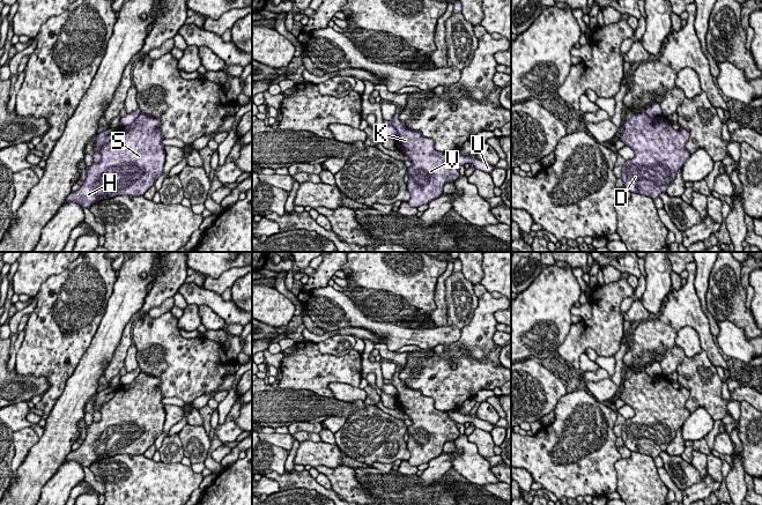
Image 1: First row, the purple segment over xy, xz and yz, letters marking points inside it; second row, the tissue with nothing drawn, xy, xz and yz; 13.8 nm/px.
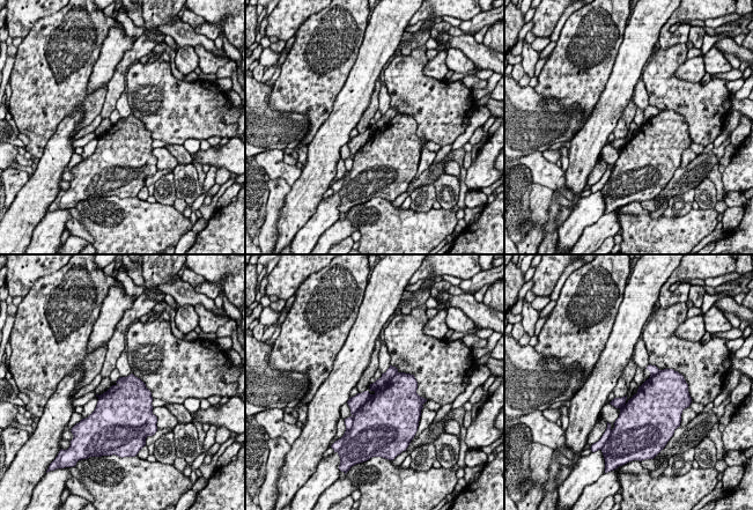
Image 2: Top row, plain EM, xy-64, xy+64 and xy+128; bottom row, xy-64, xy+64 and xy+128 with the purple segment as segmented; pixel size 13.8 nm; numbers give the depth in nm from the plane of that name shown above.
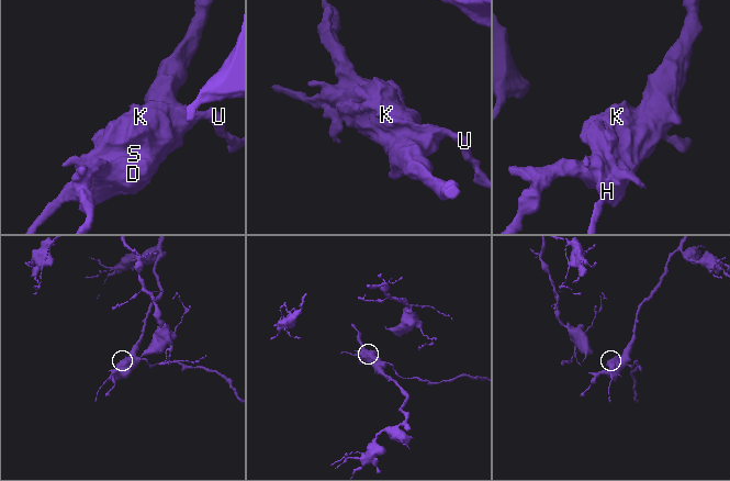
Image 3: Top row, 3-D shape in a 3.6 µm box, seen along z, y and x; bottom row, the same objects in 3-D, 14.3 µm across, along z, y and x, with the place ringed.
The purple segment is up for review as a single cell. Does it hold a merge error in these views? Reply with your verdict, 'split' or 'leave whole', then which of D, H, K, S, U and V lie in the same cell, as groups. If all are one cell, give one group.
split; D H K S V / U

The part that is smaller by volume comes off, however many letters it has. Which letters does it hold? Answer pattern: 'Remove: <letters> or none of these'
Remove: U

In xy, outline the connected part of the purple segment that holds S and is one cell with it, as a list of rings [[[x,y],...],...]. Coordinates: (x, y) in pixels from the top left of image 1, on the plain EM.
[[[140,372],[128,384],[127,388],[119,389],[114,396],[101,408],[101,419],[86,429],[86,438],[76,451],[71,451],[66,461],[76,461],[88,467],[102,458],[117,454],[142,455],[162,435],[165,422],[163,395],[160,379]]]

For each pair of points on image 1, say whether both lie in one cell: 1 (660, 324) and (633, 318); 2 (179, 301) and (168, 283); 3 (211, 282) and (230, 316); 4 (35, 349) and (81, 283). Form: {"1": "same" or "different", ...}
{"1": "different", "2": "different", "3": "different", "4": "same"}

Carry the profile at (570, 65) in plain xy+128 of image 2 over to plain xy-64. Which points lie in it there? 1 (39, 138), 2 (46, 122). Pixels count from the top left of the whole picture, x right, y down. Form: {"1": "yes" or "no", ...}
{"1": "yes", "2": "yes"}

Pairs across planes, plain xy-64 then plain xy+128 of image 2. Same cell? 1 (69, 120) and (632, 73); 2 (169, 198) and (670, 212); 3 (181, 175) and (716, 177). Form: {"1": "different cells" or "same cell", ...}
{"1": "same cell", "2": "same cell", "3": "different cells"}

